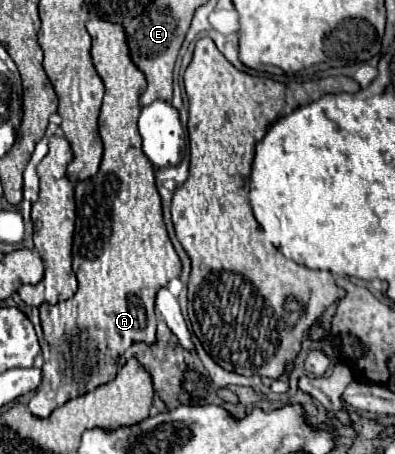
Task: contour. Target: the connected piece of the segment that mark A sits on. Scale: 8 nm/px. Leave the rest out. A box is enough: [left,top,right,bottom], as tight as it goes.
[29,20,181,418]

